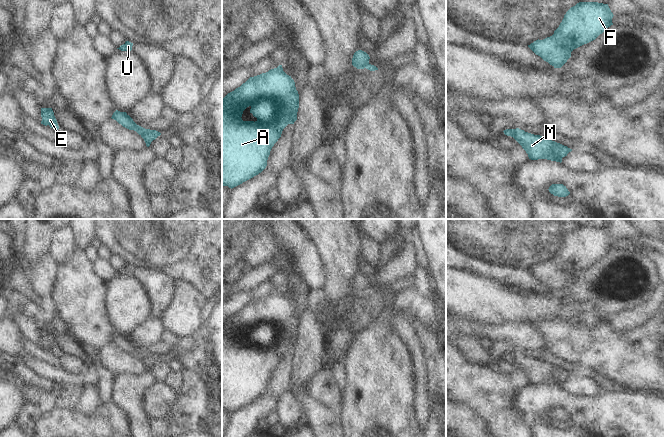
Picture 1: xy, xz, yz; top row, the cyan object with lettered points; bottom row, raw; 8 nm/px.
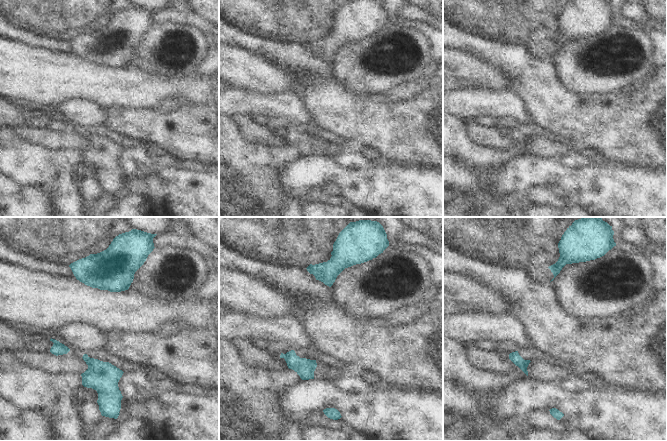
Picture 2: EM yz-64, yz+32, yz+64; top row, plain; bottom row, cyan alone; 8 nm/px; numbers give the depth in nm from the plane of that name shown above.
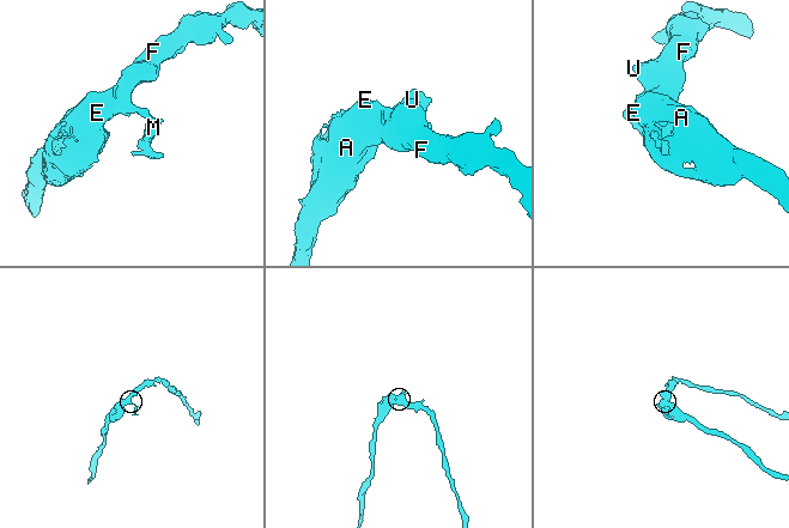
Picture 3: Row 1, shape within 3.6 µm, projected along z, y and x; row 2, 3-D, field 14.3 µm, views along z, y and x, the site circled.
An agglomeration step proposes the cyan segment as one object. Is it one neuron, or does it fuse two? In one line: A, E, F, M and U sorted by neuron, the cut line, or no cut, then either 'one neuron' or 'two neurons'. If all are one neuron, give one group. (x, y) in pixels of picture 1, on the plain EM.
A E F U / M; cut in yz along (516, 353), (511, 360); two neurons

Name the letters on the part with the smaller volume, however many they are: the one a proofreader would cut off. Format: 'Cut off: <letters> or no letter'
Cut off: M

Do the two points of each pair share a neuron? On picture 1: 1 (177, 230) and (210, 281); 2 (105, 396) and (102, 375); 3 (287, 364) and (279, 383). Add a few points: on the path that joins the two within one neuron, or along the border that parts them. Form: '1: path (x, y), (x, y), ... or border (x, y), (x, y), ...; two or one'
1: path (177, 245), (177, 257), (195, 276); one
2: path (105, 391), (105, 380); one
3: path (283, 369), (280, 378); one

